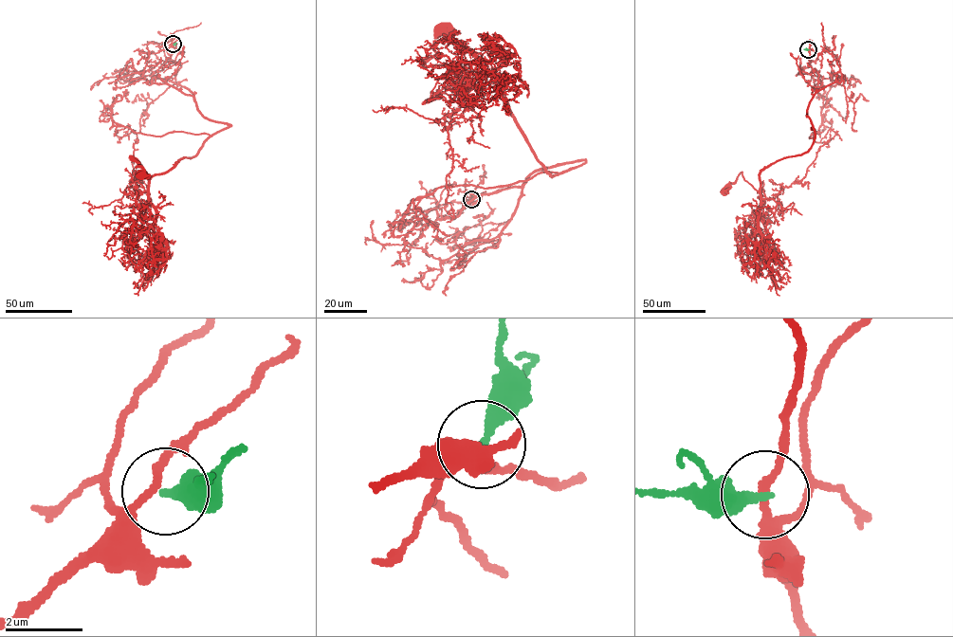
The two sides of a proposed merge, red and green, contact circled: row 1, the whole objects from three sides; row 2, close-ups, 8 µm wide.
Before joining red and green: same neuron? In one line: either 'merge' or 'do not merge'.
do not merge

